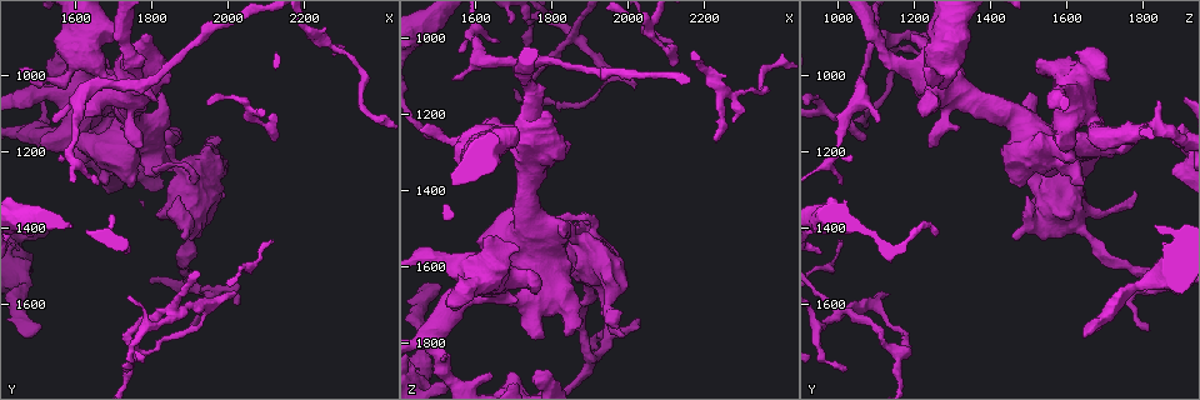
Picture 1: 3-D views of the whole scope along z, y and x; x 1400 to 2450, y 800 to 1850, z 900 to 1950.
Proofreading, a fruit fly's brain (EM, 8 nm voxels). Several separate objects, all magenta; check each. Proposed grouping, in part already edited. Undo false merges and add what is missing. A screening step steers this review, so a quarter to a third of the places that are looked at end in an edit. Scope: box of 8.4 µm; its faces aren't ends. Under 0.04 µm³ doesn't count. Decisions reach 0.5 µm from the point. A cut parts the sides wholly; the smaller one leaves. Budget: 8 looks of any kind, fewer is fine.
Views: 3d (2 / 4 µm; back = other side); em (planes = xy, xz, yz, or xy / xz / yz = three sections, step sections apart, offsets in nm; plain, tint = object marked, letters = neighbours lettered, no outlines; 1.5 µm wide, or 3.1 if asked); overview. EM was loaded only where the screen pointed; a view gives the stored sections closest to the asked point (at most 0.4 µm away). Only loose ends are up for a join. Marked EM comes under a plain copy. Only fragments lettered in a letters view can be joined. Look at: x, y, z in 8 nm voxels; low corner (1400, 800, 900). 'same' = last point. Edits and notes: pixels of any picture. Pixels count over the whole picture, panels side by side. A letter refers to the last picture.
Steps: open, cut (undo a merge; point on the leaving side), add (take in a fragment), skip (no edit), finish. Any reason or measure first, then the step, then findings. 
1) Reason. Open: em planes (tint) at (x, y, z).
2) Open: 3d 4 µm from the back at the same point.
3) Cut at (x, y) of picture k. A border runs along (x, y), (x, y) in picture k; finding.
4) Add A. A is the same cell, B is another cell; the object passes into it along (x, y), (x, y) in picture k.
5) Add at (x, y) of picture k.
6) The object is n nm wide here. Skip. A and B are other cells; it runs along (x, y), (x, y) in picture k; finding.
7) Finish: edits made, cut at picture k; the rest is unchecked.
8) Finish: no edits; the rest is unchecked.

Stops while still wide. Open: 3d 4 µm at (1805, 1360, 1610).

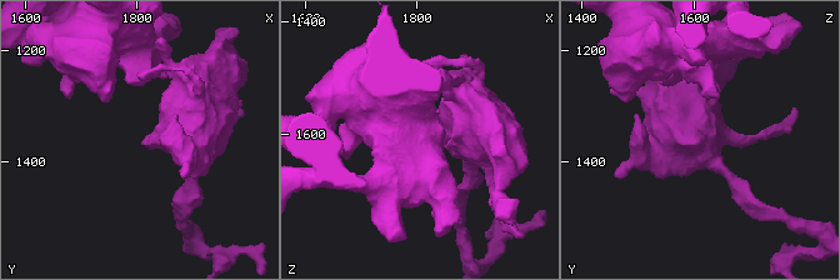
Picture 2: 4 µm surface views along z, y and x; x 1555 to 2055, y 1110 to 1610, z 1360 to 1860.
Need the tissue. Open: em xz step 8 (letters) at (1805, 1365, 1615).

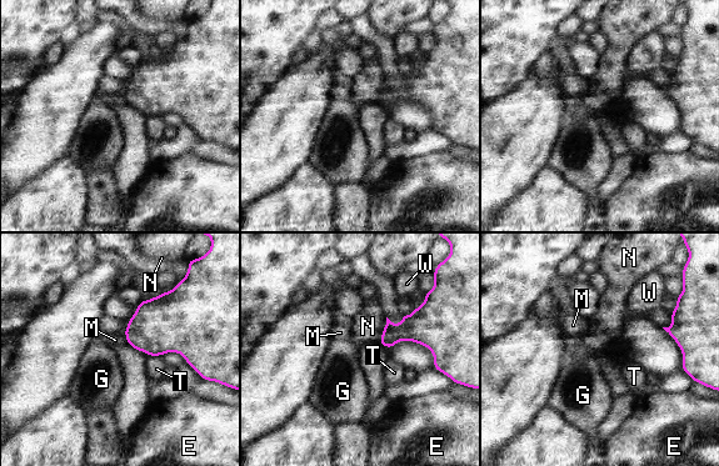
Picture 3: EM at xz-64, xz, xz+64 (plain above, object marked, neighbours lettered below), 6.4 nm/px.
Another direction. Open: em planes (letters) at the same point.

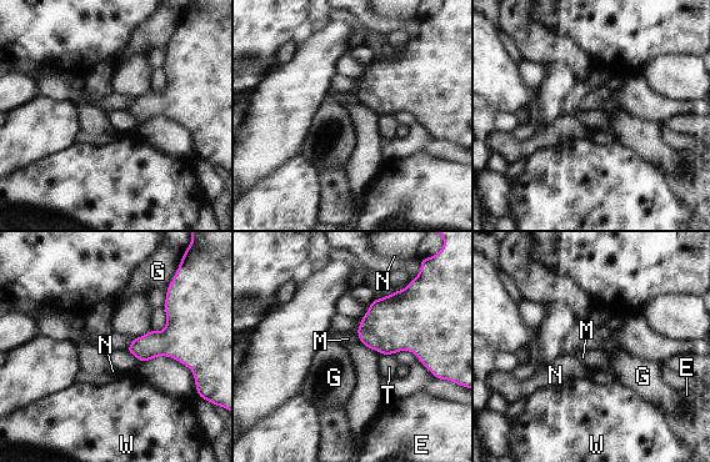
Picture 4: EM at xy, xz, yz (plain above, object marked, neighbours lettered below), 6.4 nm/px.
Skip. E, G, M, N, T and W are other cells; a border runs along (355, 332), (361, 342) in picture 4; no lettered fragment goes on from it.

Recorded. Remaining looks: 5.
Free end. Open: em planes (letters) at (2025, 1595, 1750).

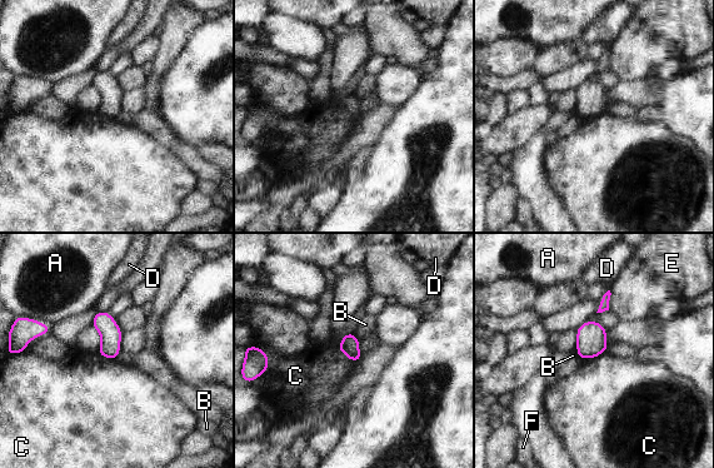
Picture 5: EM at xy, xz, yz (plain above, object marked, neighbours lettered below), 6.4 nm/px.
The object is 130 nm wide here. Skip. A, B, C, D, E and F are other cells; a border runs along (338, 347), (345, 356), (356, 362) in picture 5; no lettered fragment goes on from it.

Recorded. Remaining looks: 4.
Free end. Open: em yz step 4 (letters) at (1735, 1775, 1025).

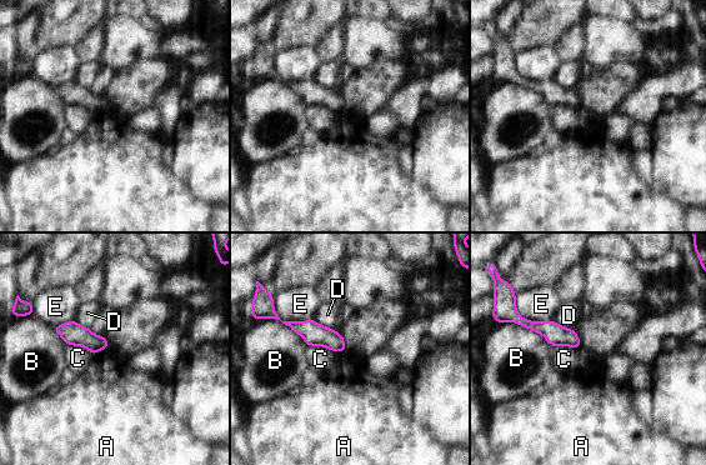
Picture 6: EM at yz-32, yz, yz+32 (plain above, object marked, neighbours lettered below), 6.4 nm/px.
Another direction. Open: em planes (letters) at the same point.

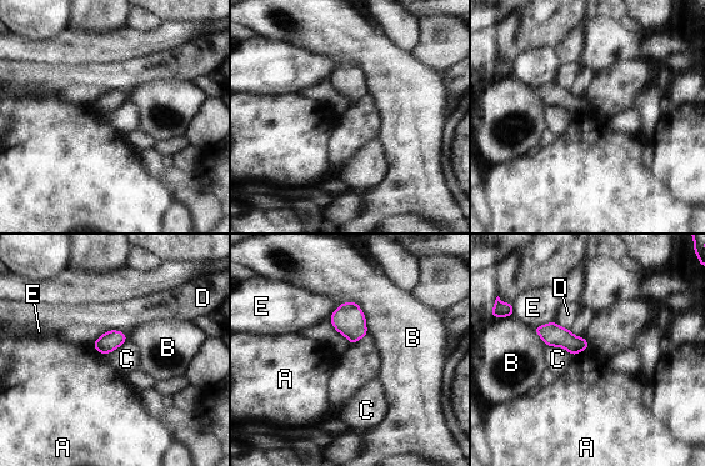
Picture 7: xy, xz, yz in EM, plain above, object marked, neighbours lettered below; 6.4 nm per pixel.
Skip. A, B, C, D and E are other cells; a border runs along (589, 346), (574, 356) in picture 7; no lettered fragment goes on from it.

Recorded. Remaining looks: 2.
Finish: no edits; the rest is unchecked.

